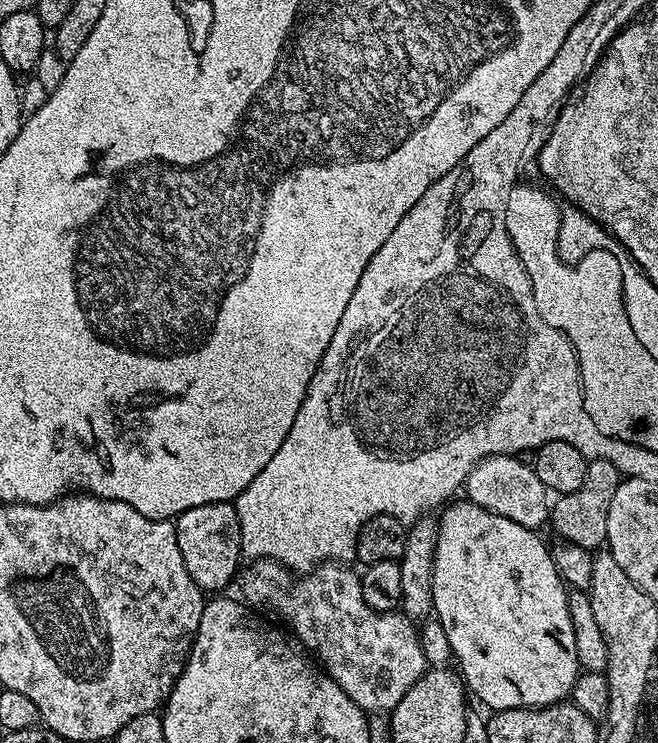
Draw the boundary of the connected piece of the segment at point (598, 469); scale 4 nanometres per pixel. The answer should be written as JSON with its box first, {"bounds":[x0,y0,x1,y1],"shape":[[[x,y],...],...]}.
{"bounds":[550,458,622,550],"shape":[[[595,458],[589,459],[586,479],[582,486],[570,494],[560,496],[550,508],[550,528],[557,532],[559,539],[565,544],[573,544],[579,548],[600,550],[605,547],[607,538],[607,519],[610,502],[614,492],[622,481],[622,474],[614,466],[614,462],[606,462]]]}

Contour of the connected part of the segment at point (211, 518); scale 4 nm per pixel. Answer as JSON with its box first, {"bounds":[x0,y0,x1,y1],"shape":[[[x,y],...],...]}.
{"bounds":[175,502,242,594],"shape":[[[214,502],[206,506],[194,506],[175,517],[178,550],[182,550],[182,562],[190,570],[190,578],[205,594],[220,594],[228,583],[237,579],[242,568],[242,534],[235,503]]]}

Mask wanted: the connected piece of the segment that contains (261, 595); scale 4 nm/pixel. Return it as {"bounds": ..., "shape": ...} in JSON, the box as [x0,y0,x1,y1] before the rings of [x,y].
{"bounds":[238,560,424,714],"shape":[[[254,560],[239,573],[238,596],[253,610],[281,616],[291,635],[365,714],[388,714],[424,676],[420,634],[403,611],[374,612],[366,606],[360,577],[348,568],[344,562],[325,562],[311,572],[297,574],[277,560]]]}

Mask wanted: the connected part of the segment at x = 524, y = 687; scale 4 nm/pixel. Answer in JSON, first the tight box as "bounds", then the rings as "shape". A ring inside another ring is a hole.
{"bounds":[432,498,582,712],"shape":[[[467,498],[460,499],[449,503],[439,513],[441,516],[438,516],[438,542],[434,550],[434,606],[432,610],[435,619],[440,621],[442,630],[446,630],[446,638],[450,638],[450,650],[454,657],[454,664],[467,691],[471,695],[473,692],[488,707],[488,710],[498,712],[511,708],[544,708],[548,704],[567,701],[571,697],[576,677],[580,675],[582,669],[578,654],[575,652],[574,623],[571,622],[571,610],[568,605],[570,592],[554,566],[549,545],[547,543],[544,545],[536,537],[539,535],[533,529],[518,526],[518,522],[510,522],[510,518],[502,518],[502,514],[494,514]]]}

